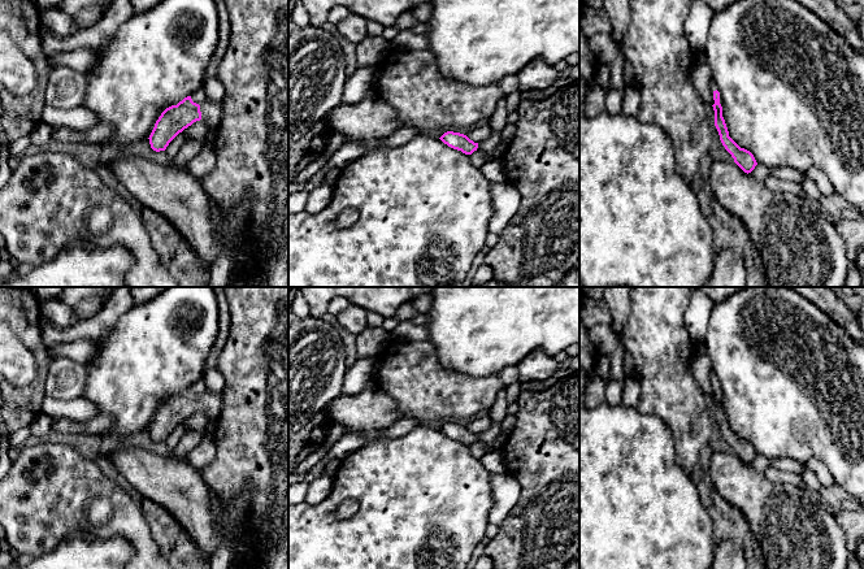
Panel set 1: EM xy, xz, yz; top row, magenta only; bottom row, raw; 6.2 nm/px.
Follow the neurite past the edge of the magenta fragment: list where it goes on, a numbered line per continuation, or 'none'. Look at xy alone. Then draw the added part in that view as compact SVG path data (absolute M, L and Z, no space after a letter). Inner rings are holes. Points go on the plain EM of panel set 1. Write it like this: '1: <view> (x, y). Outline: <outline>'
1: xy (211, 402). Outline: M204 391L200 395L201 412L209 418L212 425L216 422L222 405L222 394Z

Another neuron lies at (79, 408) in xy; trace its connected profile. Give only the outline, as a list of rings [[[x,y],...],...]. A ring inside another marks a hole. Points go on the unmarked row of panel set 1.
[[[83,396],[70,400],[45,398],[43,400],[42,411],[52,418],[66,417],[74,421],[87,421],[99,414],[96,405]]]

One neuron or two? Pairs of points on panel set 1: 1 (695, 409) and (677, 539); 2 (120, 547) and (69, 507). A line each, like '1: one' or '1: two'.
1: two
2: two

